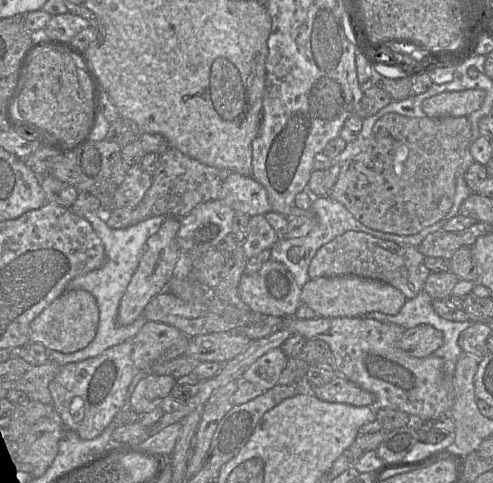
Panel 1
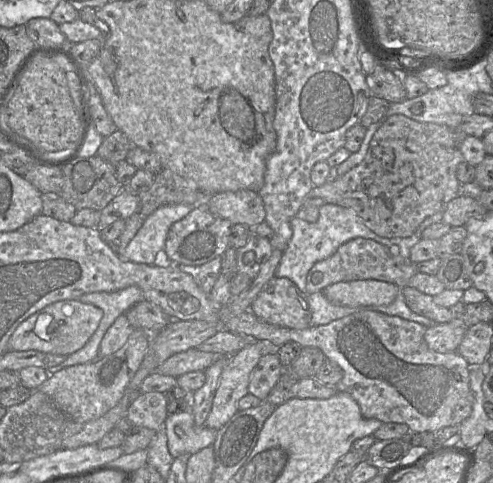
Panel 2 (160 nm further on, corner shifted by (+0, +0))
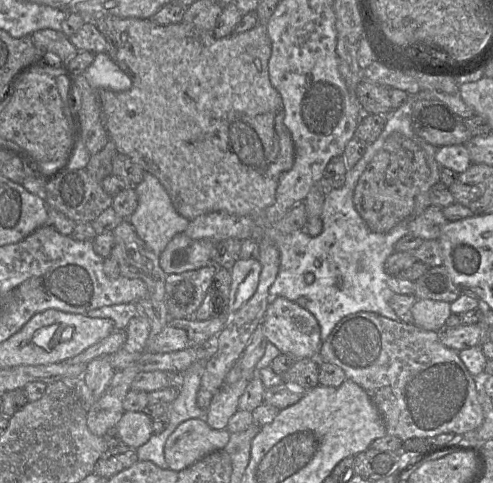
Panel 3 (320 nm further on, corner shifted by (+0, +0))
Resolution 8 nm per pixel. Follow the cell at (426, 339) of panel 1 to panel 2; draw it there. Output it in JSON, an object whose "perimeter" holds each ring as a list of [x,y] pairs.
{"perimeter":[[[453,319],[448,323],[427,327],[424,340],[433,351],[456,352],[466,331],[467,327],[461,319]]]}

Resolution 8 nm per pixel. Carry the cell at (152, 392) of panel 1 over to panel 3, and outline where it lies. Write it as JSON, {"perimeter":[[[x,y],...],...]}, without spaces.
{"perimeter":[[[125,411],[116,427],[122,443],[136,449],[154,434],[151,419],[145,411]]]}

